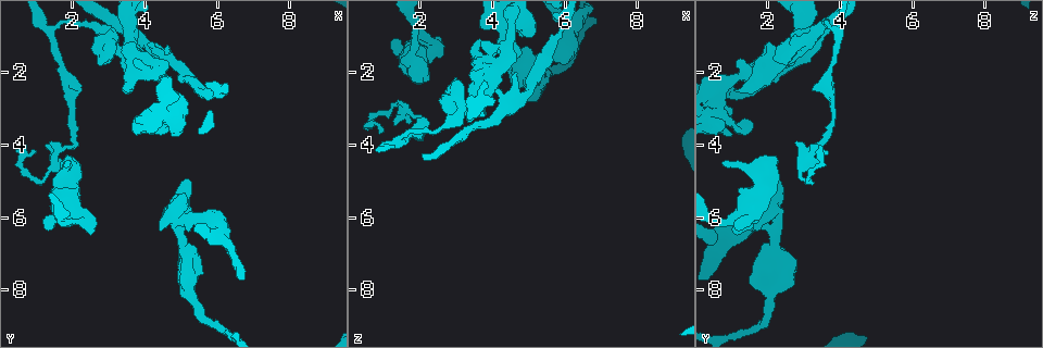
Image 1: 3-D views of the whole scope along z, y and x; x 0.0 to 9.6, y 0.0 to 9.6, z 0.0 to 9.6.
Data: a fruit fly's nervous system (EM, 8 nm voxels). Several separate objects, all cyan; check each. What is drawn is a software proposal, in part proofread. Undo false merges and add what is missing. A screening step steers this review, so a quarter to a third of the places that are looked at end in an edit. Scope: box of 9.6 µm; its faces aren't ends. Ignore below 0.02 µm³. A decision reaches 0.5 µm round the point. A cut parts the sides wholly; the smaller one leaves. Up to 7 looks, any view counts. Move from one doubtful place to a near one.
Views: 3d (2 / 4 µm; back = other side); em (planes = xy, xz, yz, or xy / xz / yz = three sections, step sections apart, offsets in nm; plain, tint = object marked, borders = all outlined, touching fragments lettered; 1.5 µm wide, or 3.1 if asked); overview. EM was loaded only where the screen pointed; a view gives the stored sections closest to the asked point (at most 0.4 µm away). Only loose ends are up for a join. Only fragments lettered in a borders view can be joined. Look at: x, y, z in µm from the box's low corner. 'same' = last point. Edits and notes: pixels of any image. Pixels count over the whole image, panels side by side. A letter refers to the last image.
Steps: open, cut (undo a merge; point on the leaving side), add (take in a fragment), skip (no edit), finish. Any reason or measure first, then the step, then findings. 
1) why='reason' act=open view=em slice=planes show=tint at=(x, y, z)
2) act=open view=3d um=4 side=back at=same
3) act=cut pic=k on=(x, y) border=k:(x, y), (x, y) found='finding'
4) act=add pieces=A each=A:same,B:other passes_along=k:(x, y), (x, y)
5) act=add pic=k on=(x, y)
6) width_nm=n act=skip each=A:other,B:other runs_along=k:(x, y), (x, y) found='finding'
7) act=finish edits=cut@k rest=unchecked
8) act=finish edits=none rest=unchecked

why='sharp bend' act=open view=3d um=4 at=(1.15, 4.95, 3.05)

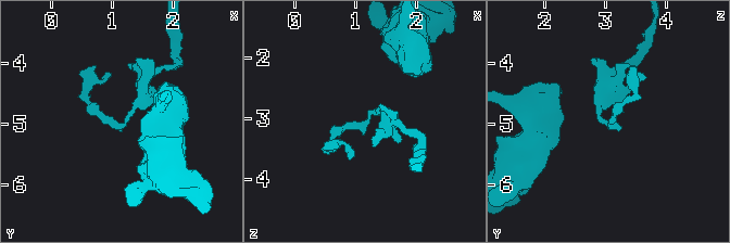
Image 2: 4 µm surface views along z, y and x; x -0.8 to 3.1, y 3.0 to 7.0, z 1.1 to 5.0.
act=open view=em slice=planes show=tint at=(1.20, 5.05, 3.05)

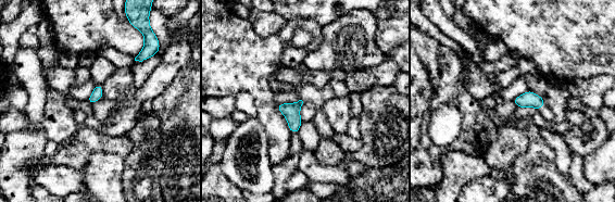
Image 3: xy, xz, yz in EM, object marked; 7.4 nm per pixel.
why='see the neighbours' act=open view=em slice=planes show=borders at=same

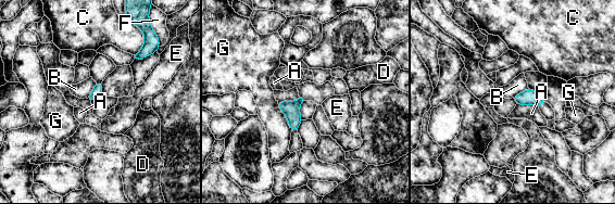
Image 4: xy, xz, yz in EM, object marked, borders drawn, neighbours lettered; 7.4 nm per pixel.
act=skip each=A:other,B:other,C:other,D:other,E:other,F:other,G:other border=4:(299, 97), (285, 101) found='all the same neuron'

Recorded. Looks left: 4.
why='sudden change in width' act=open view=3d um=4 at=(2.45, 0.70, 3.70)

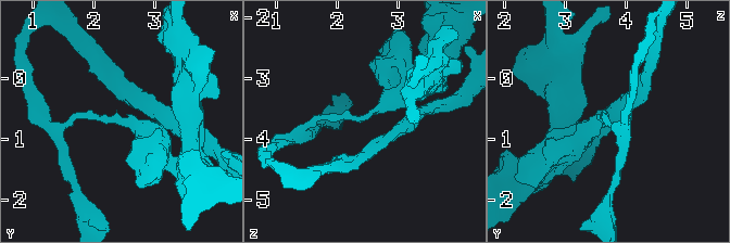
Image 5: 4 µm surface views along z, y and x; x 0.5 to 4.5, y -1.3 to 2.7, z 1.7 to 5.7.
act=open view=em slice=yz step=8 show=tint at=(2.50, 0.70, 3.60)

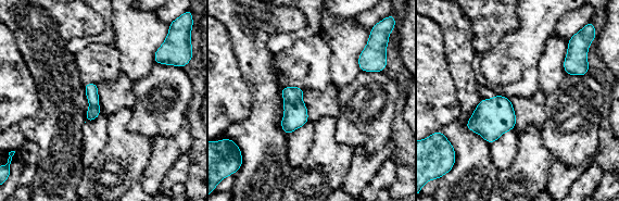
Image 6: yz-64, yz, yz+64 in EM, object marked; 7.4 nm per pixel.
why='what lies round it' act=open view=em slice=yz step=8 show=borders at=same

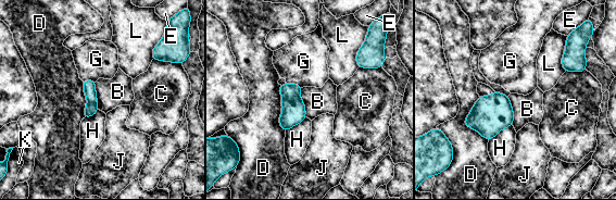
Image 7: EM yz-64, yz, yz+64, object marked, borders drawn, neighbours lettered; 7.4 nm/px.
act=cut pic=7 on=(288, 90) each=B:other,C:other,D:other,E:other,G:other,H:other,J:other,K:other,L:other border=7:(284, 96), (299, 97) found='a second neuron is stuck on'

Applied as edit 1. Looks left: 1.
act=open view=em slice=planes show=borders at=(1.90, 4.50, 0.80)

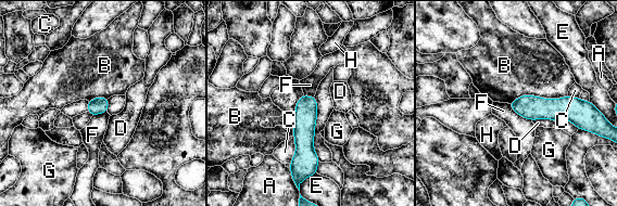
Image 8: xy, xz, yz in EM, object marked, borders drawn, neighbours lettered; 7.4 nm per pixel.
act=skip each=A:other,B:other,C:other,D:other,E:other,F:other,G:other,H:other border=8:(508, 104), (515, 112), (531, 120) found='none of them fits'

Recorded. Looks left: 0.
act=finish edits=cut@7 rest=unchecked

